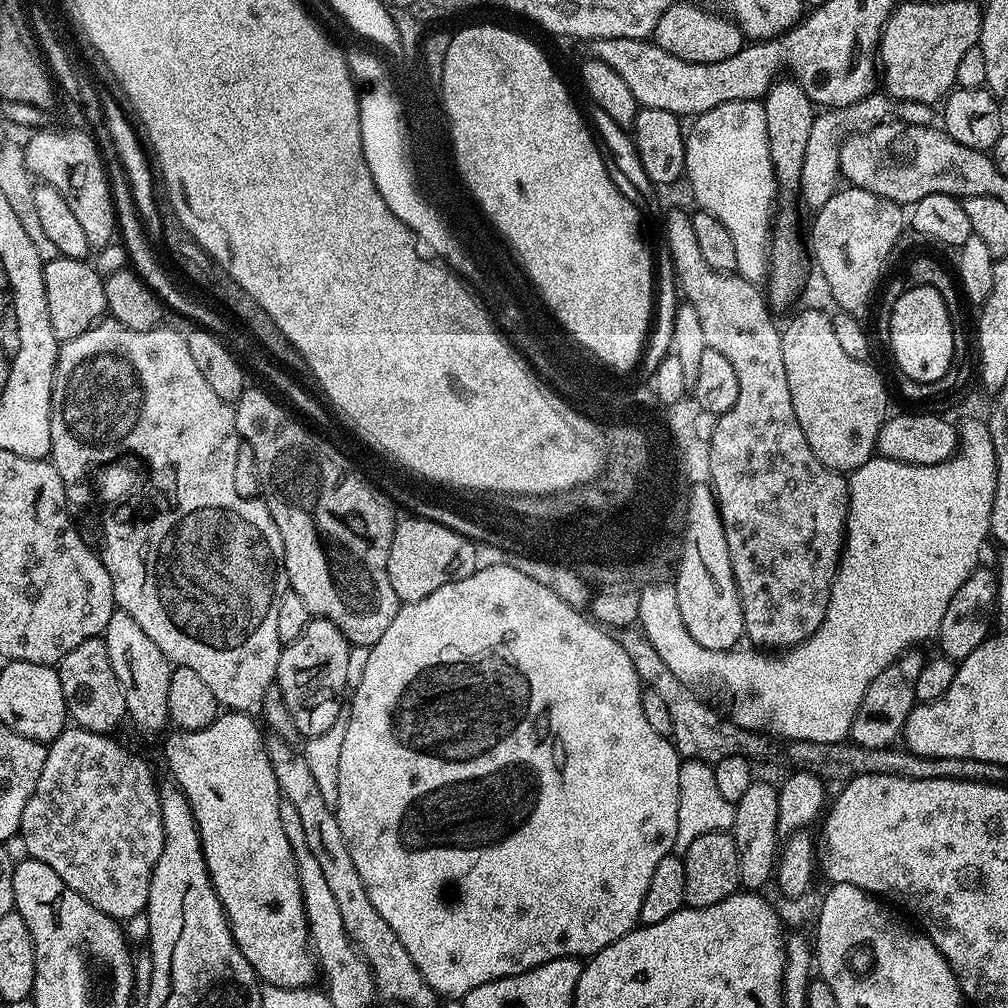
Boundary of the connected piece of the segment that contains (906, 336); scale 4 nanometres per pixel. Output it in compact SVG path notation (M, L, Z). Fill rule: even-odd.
M930 286L904 288L901 296L892 304L892 313L888 316L888 344L892 347L892 356L896 359L897 369L901 373L916 379L920 383L937 383L947 377L954 367L954 323L953 313L948 312L942 295Z

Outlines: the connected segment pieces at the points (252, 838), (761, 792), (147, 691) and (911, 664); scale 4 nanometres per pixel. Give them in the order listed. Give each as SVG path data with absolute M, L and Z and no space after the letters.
M224 710L221 711L214 722L210 722L210 726L206 726L202 730L194 730L193 732L169 731L163 737L163 739L165 738L164 764L168 767L169 774L172 775L171 783L184 793L184 796L188 799L190 810L194 814L194 822L198 826L198 834L202 842L208 873L212 879L214 890L220 899L220 905L224 907L224 913L228 915L228 925L234 934L234 942L238 946L238 950L242 950L246 962L250 962L250 966L265 985L274 988L302 988L311 985L313 983L312 979L317 979L318 969L312 950L308 946L308 923L306 922L306 910L302 902L300 871L296 865L296 855L290 846L290 838L286 838L286 834L282 830L282 814L280 813L282 797L278 782L274 778L274 770L270 766L266 736L265 733L260 733L261 725L259 723L256 725L252 720L255 719L247 712Z
M760 778L753 779L750 790L746 790L746 794L742 794L742 798L736 804L736 813L730 831L738 850L738 874L741 885L748 890L760 890L767 880L769 883L773 879L778 859L778 845L782 840L778 834L778 788L775 783L772 785Z
M113 612L102 638L110 654L110 666L114 666L114 678L118 678L122 686L130 720L144 732L163 733L170 724L166 697L170 694L170 674L174 665L164 657L162 650L158 650L158 646L154 646L142 626L125 612Z
M909 650L904 652L870 686L866 686L866 694L862 694L862 702L854 714L852 731L850 733L851 743L859 748L887 748L895 745L901 739L904 723L910 714L910 710L916 707L916 683L918 674L922 674L922 666L926 662L923 651Z

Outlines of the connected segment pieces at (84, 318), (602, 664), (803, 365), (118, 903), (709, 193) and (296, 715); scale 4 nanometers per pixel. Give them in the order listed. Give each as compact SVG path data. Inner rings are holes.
M58 256L47 260L44 266L44 289L46 306L50 314L50 326L54 326L57 341L78 338L108 312L104 277L96 272L88 260L75 260L69 256Z
M500 562L500 564L488 564L488 565L486 565L486 566L485 566L485 568L484 568L484 565L483 565L483 566L480 566L480 567L477 567L477 569L476 569L476 572L475 572L475 573L474 573L474 574L470 574L470 575L469 575L469 576L467 576L467 577L466 577L466 578L462 578L462 579L461 579L461 580L455 580L455 581L454 581L454 582L446 582L446 586L438 586L438 590L434 590L434 594L426 594L426 598L422 598L422 599L421 599L421 600L419 600L419 601L418 601L418 602L410 602L410 603L409 603L409 604L406 604L406 603L401 603L401 605L400 605L400 609L399 609L399 610L398 610L398 614L394 614L394 622L390 622L390 626L389 626L389 628L387 628L387 630L386 630L386 634L382 634L382 638L378 638L378 642L377 642L377 643L376 643L376 644L374 644L374 645L372 645L372 647L371 647L371 648L369 648L369 649L367 649L367 652L366 652L366 655L365 655L365 656L368 656L368 657L366 657L366 658L365 658L365 660L364 660L364 669L362 669L362 670L361 670L361 672L360 672L360 681L358 681L358 682L357 682L357 684L356 684L356 693L354 693L354 694L353 694L353 696L352 696L352 693L351 693L351 696L350 696L350 704L351 704L351 700L352 700L352 708L351 708L351 707L350 707L350 711L349 711L349 712L348 712L348 725L347 725L347 726L346 726L346 739L345 739L345 740L343 740L343 742L342 742L342 762L338 762L338 802L337 802L337 803L336 803L336 805L334 805L334 807L335 807L335 810L336 810L336 817L337 817L337 818L338 818L338 826L342 826L342 838L346 838L346 846L347 846L347 847L348 847L348 849L349 849L349 850L350 850L350 858L354 858L354 867L355 867L355 868L357 868L357 870L358 870L358 875L360 875L360 876L361 876L361 878L362 878L362 886L366 886L366 894L370 894L370 902L374 902L374 907L376 907L376 908L377 908L377 910L378 910L378 914L382 914L382 918L386 918L386 923L388 923L388 924L389 924L389 925L390 925L390 930L394 930L394 934L398 934L398 942L402 942L402 946L406 946L406 954L410 954L410 958L414 958L414 966L418 966L418 970L419 970L419 971L420 971L420 973L421 973L421 974L422 974L422 978L426 978L426 982L427 982L427 983L428 983L428 984L429 984L429 985L430 985L430 986L431 986L431 987L432 987L432 988L433 988L433 990L434 990L434 991L436 991L436 993L438 993L438 994L439 994L439 995L440 995L440 996L441 996L441 997L444 997L444 996L456 996L456 997L455 997L455 998L463 998L463 997L464 997L464 996L465 996L465 995L466 995L466 994L470 994L470 990L474 990L474 989L475 989L475 988L477 988L477 987L478 987L478 986L482 986L482 985L483 985L483 984L485 984L485 983L486 983L486 982L494 982L494 981L495 981L495 980L497 980L497 979L498 979L498 978L506 978L506 977L507 977L507 976L513 976L513 975L514 975L514 974L522 974L522 973L523 973L523 972L525 972L525 971L526 971L526 970L534 970L534 969L535 969L535 968L537 968L537 967L538 967L538 966L542 966L542 965L543 965L543 964L545 964L545 963L546 963L546 962L550 962L550 961L551 961L551 960L557 960L557 959L558 959L558 958L562 958L562 957L563 957L563 956L575 956L575 957L577 957L577 958L591 958L591 957L593 957L593 956L595 956L595 955L596 955L596 953L597 953L597 952L601 952L601 950L602 950L602 949L604 949L604 948L605 948L605 947L606 947L606 946L610 946L610 942L614 942L614 941L615 941L615 940L617 940L617 939L618 939L618 938L622 938L622 937L623 937L623 936L624 936L624 935L625 935L625 934L626 934L626 933L627 933L627 932L631 932L631 931L632 931L632 929L633 929L633 928L635 928L635 927L637 927L637 924L638 924L638 921L639 921L639 919L640 919L640 911L641 911L641 910L642 910L642 898L646 898L646 886L650 886L650 878L651 878L651 876L653 876L653 875L654 875L654 870L655 870L655 868L656 868L656 867L658 867L658 862L662 862L662 858L666 858L666 857L667 857L667 856L669 856L669 854L670 854L670 853L671 853L671 852L672 852L672 851L673 851L673 849L675 849L675 847L676 847L676 839L677 839L677 838L678 838L678 774L679 774L679 773L680 773L680 766L681 766L681 763L682 763L682 757L681 757L681 755L680 755L680 753L679 753L679 752L677 752L677 750L676 750L676 746L675 746L675 743L673 743L673 741L672 741L672 740L671 740L671 739L669 739L669 737L666 737L666 736L663 736L663 735L662 735L662 734L658 734L658 733L657 733L657 732L655 732L655 731L654 731L654 729L653 729L653 728L652 728L652 727L650 727L650 725L649 725L649 724L648 724L648 723L646 723L646 718L645 718L645 717L644 717L644 716L643 716L643 715L642 715L642 685L641 685L641 683L640 683L640 679L639 679L639 678L638 678L638 674L637 674L637 673L636 673L636 671L635 671L635 670L634 670L634 666L633 666L633 665L632 665L632 663L631 663L631 662L630 662L630 658L626 658L626 650L622 650L622 646L621 646L621 645L620 645L620 642L619 642L619 639L617 639L617 637L616 637L616 636L615 636L615 635L613 635L613 633L612 633L612 632L611 632L611 631L608 631L608 630L605 630L605 629L604 629L604 628L603 628L603 627L601 627L601 625L599 625L599 624L597 624L597 623L595 623L595 622L593 622L593 621L592 621L592 620L591 620L591 619L589 619L589 617L588 617L588 616L587 616L587 615L585 615L585 613L584 613L584 612L583 612L583 611L580 611L580 610L577 610L577 609L574 609L574 608L571 608L571 607L570 607L570 605L568 605L568 604L567 604L567 603L566 603L566 602L562 602L562 598L558 598L558 594L554 594L554 593L553 593L553 592L551 592L551 591L550 591L550 590L546 590L546 586L542 586L542 582L534 582L534 578L526 578L526 574L522 574L522 570L514 570L514 566L510 566L510 565L509 565L509 564L507 564L507 562Z
M816 308L798 313L788 325L783 325L780 337L786 383L790 385L790 402L794 402L794 414L798 418L798 426L802 426L802 434L806 434L806 442L810 442L810 450L818 454L818 462L830 466L835 472L855 472L866 461L873 459L876 439L890 415L888 388L879 370L868 360L849 358L834 334L832 316Z
M69 726L47 745L46 766L42 766L42 778L38 778L38 786L34 786L30 802L26 802L26 810L22 810L18 834L26 838L31 859L46 862L70 890L82 894L82 898L102 910L102 914L125 922L148 907L150 878L158 854L162 854L164 831L160 788L147 762L112 739L116 738Z
M739 100L726 102L722 106L714 106L714 110L704 112L691 121L686 132L684 149L684 171L686 181L692 187L692 196L705 212L714 214L726 230L730 230L730 238L734 238L734 254L738 254L736 272L745 280L760 282L765 279L768 270L768 245L770 243L770 225L774 220L774 204L772 199L778 193L776 171L772 169L770 146L766 138L766 114L760 100Z
M315 618L309 620L306 630L302 630L302 634L294 638L294 642L281 647L275 684L280 687L280 693L286 702L286 710L290 710L290 718L294 718L294 726L301 737L317 736L323 734L325 730L330 730L330 726L334 726L342 710L343 704L340 703L343 700L345 703L346 700L344 687L348 684L348 651L350 645L342 630L338 630L334 622Z

